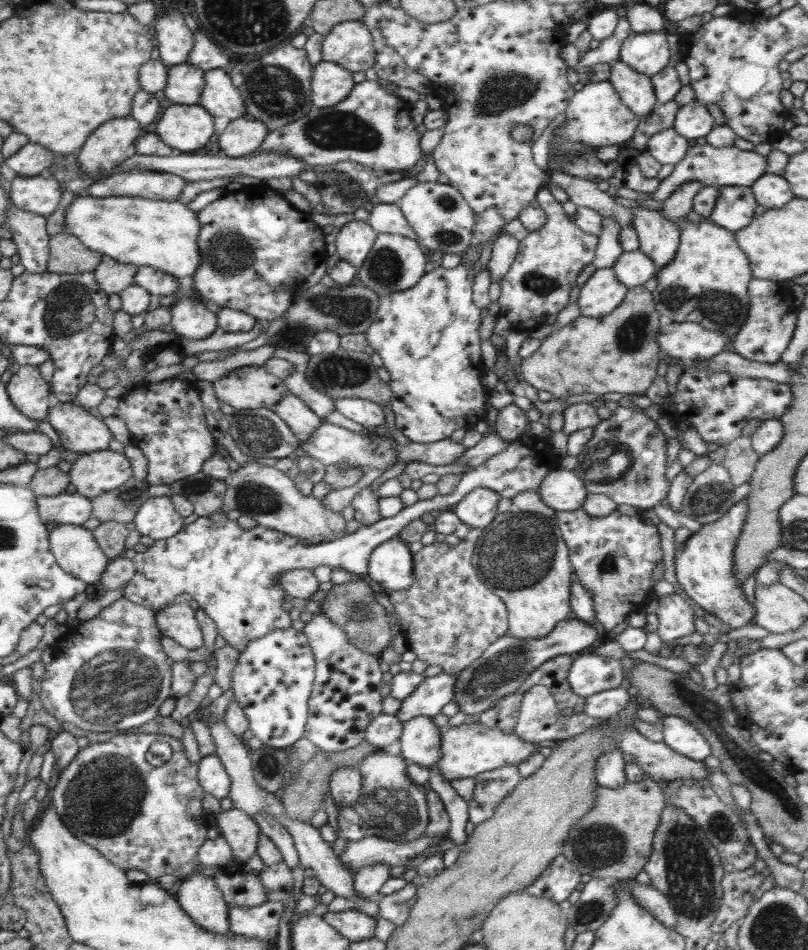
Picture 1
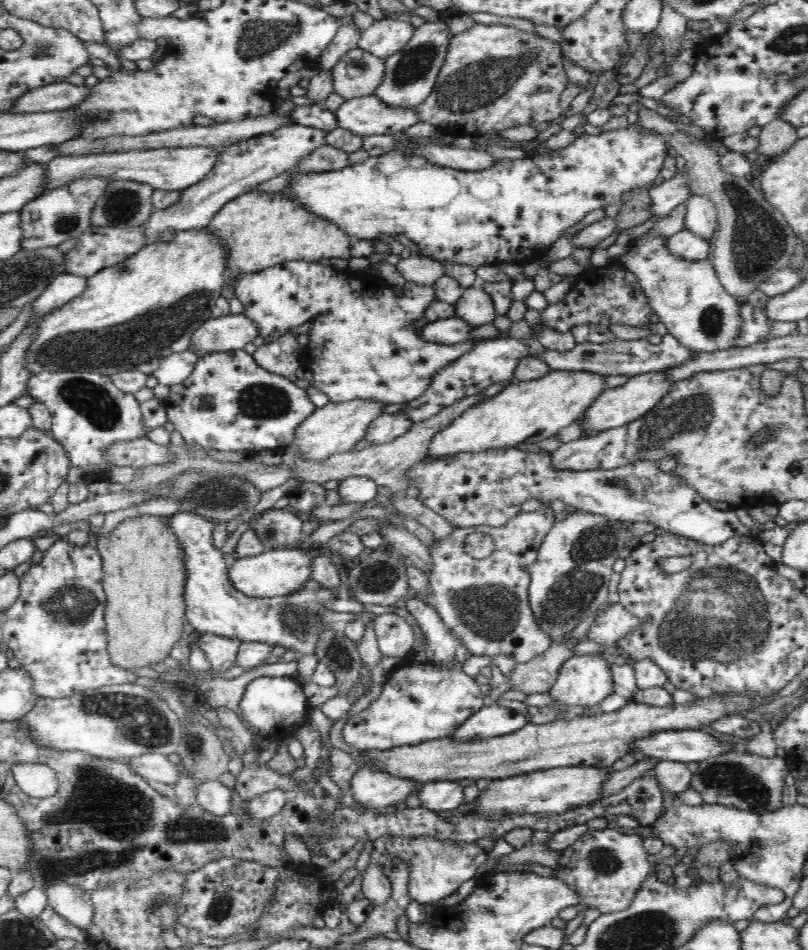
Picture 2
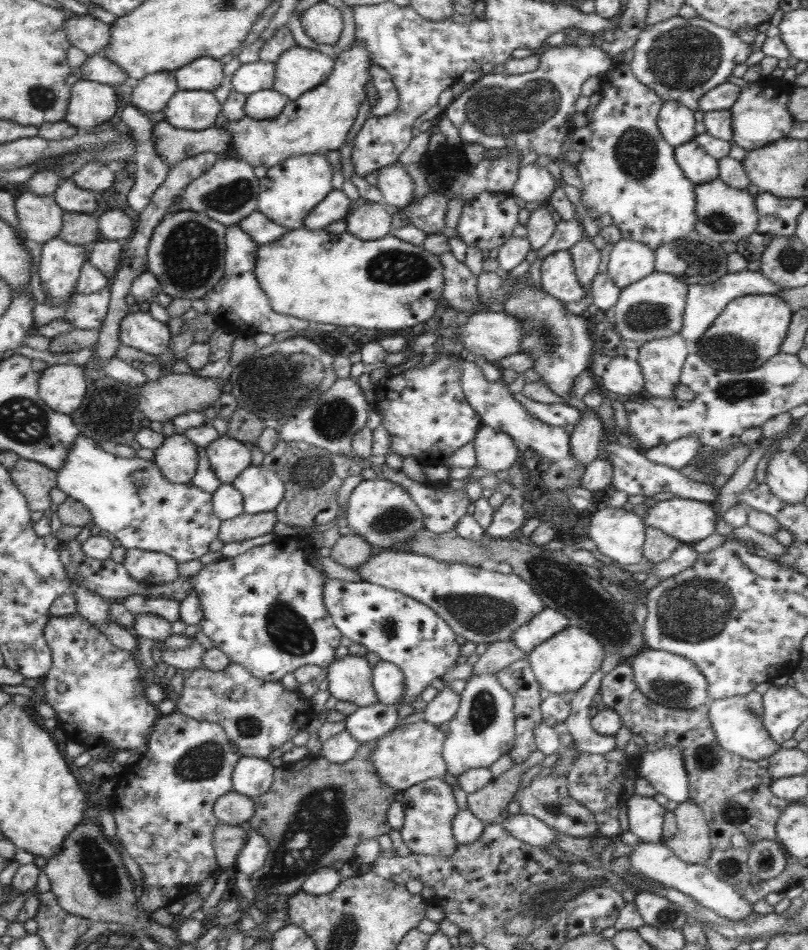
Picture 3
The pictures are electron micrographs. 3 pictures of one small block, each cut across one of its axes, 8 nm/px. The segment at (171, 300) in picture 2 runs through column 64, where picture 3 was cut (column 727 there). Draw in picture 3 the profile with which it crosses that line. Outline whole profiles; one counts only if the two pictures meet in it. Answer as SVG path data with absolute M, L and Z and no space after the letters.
M747 294L731 300L691 351L718 370L744 373L756 370L780 353L792 318L792 309L778 295Z

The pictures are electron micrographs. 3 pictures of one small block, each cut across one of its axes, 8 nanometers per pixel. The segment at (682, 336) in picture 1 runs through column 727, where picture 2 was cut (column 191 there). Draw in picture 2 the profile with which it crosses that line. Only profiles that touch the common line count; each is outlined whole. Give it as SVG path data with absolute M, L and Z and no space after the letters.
M244 313L210 317L192 336L191 350L198 355L244 349L259 336L259 328Z

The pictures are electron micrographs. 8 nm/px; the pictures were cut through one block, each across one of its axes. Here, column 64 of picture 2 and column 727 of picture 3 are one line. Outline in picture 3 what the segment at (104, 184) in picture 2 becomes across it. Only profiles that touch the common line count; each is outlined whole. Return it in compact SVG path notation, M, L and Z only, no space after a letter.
M719 178L695 186L696 215L698 215L696 232L721 244L736 243L740 238L746 238L758 230L760 220L756 211L756 202L748 190L728 186Z

